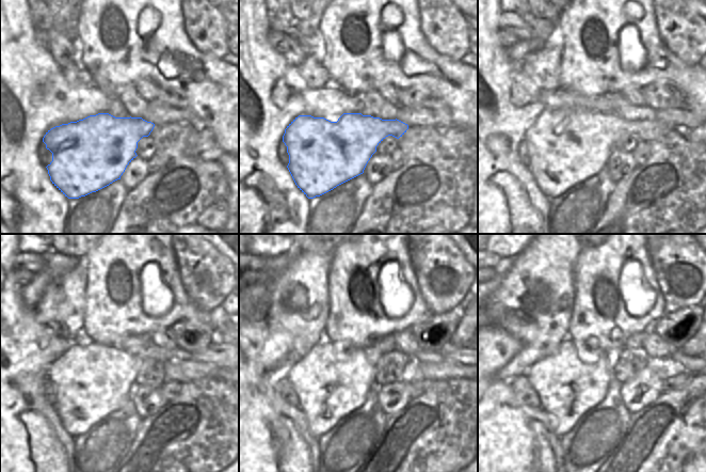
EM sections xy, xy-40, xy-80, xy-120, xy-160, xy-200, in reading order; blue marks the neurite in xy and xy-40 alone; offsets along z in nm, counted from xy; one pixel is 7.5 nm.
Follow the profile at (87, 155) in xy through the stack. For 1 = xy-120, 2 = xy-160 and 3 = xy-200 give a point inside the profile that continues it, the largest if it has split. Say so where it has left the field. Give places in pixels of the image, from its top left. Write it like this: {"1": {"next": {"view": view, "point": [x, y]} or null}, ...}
{"1": {"next": {"view": "xy-120", "point": [91, 382]}}, "2": {"next": {"view": "xy-160", "point": [333, 379]}}, "3": {"next": {"view": "xy-200", "point": [573, 379]}}}

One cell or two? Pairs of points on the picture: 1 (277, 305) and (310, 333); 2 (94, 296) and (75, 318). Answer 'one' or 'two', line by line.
1: one
2: two

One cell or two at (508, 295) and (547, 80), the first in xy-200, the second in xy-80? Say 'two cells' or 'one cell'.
one cell

